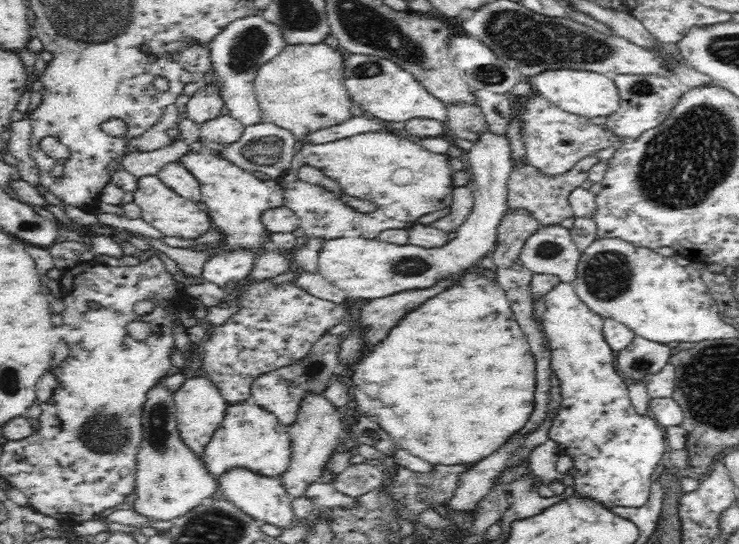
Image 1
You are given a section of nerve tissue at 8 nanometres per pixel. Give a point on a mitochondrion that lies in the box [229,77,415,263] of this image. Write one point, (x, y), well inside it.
(268, 151)

